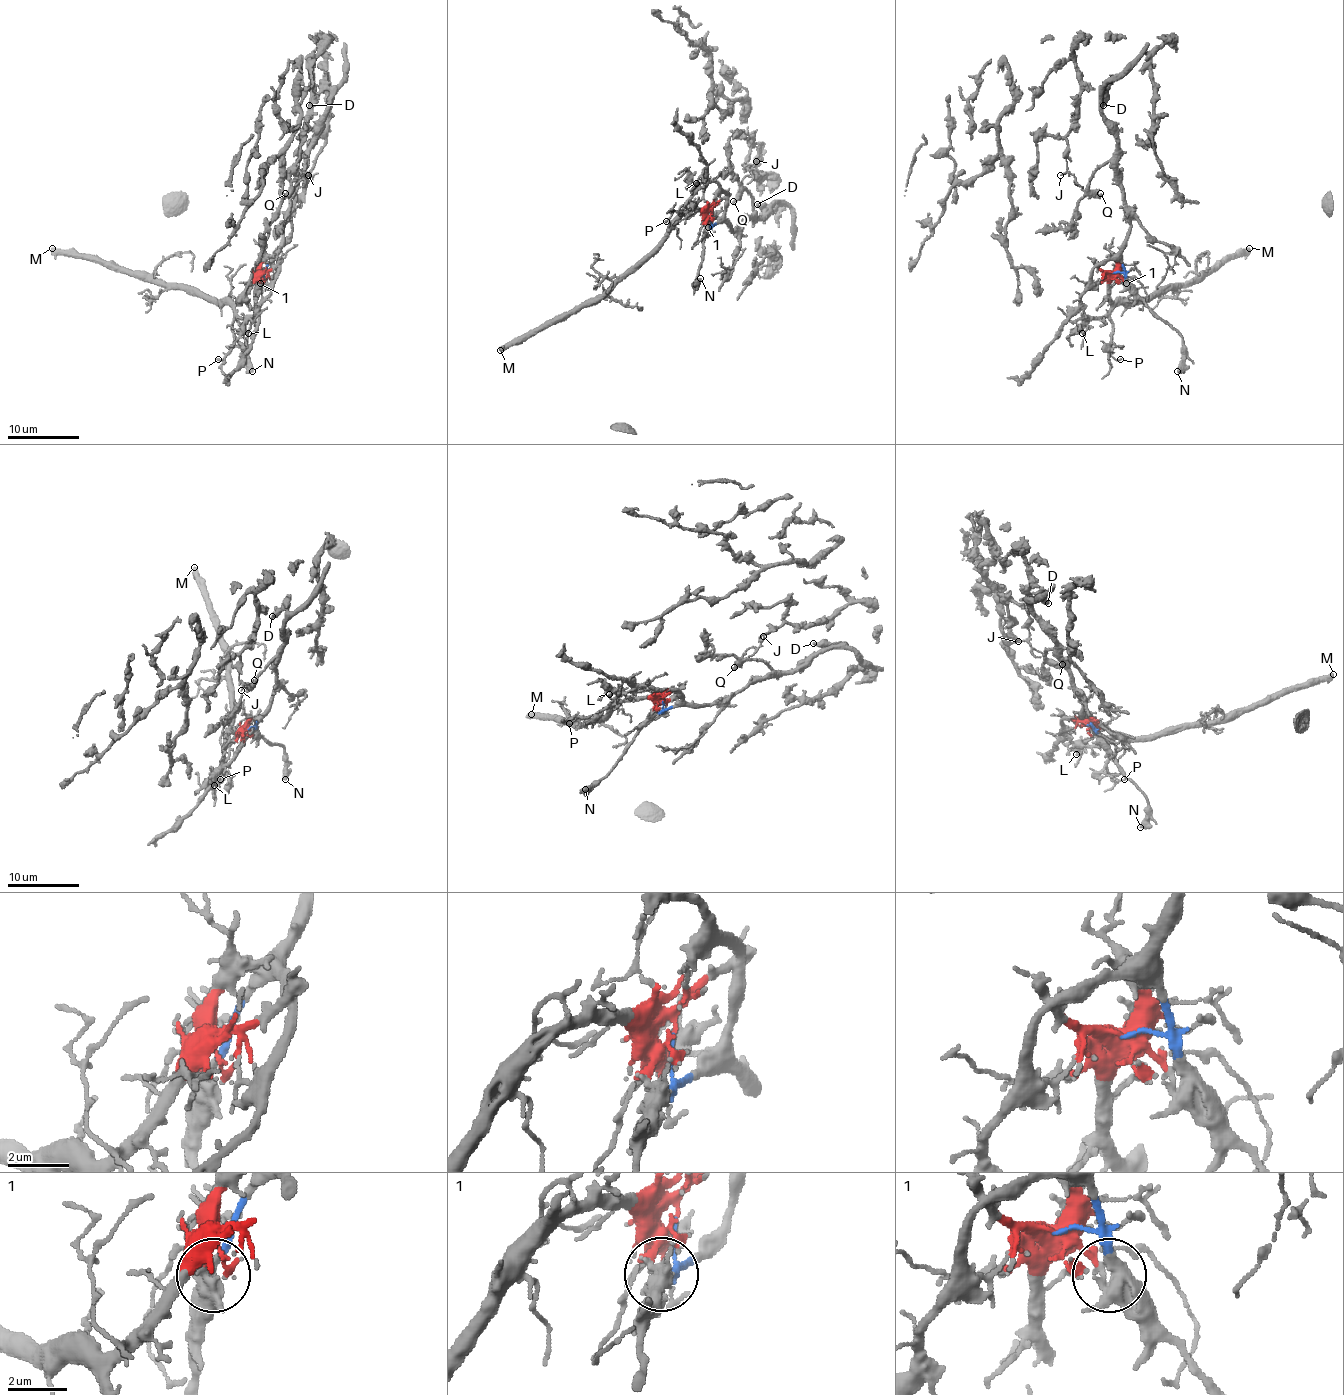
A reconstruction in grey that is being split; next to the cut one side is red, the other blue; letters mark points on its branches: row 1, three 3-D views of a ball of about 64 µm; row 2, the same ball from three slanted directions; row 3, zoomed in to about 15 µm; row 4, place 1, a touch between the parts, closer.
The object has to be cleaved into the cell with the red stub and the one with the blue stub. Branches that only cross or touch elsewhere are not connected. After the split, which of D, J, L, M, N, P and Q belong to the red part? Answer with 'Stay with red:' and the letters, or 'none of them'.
Stay with red: L, M, P

